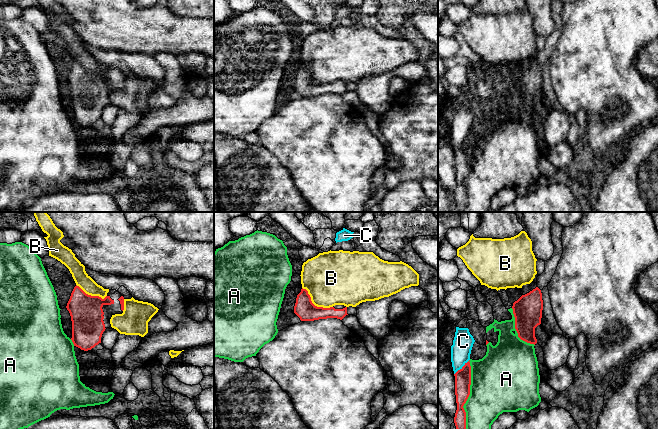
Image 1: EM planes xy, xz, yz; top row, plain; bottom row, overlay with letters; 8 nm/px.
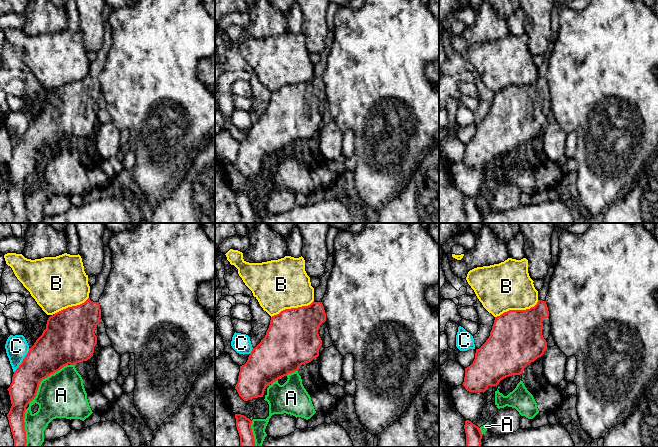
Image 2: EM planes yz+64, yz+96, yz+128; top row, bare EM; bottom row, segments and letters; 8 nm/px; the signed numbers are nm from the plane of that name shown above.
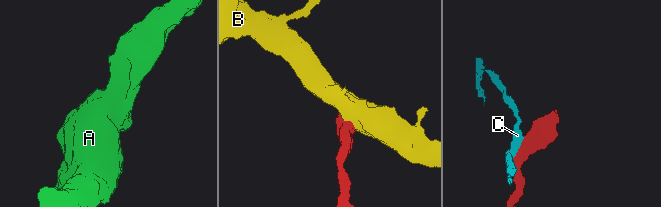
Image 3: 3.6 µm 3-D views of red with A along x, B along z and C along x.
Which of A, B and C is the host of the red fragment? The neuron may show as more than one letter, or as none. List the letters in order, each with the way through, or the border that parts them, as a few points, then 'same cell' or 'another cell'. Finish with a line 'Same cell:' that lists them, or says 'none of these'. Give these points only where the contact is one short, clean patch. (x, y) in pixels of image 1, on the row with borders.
A: another cell
B: another cell
C: border yz (469, 359), (454, 374); another cell
Same cell: none of these

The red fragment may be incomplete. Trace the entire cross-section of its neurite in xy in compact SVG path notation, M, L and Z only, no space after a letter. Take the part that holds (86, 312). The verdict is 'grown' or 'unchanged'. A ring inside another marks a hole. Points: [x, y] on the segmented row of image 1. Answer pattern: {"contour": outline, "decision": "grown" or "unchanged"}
{"contour": "M76 285L66 308L71 316L74 346L88 351L101 343L103 332L111 327L111 317L123 313L124 297L111 289L102 299L86 294Z", "decision": "grown"}

